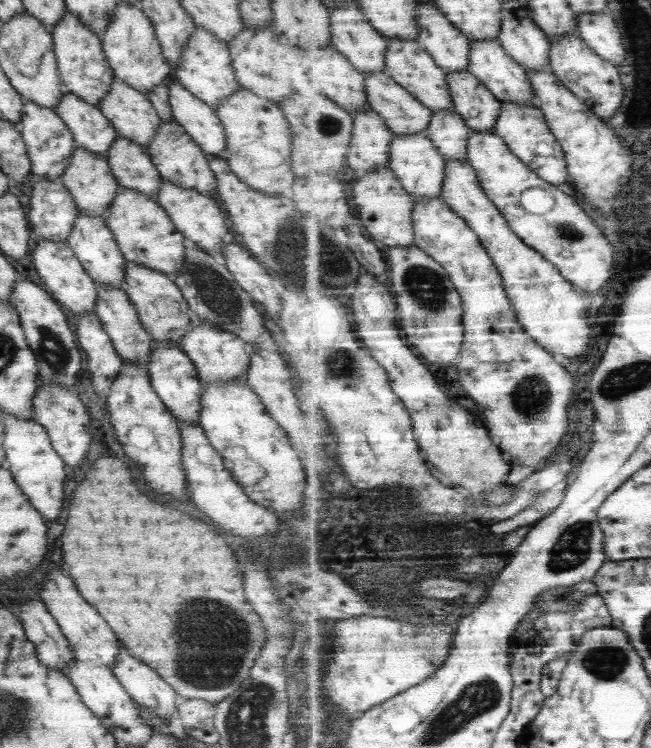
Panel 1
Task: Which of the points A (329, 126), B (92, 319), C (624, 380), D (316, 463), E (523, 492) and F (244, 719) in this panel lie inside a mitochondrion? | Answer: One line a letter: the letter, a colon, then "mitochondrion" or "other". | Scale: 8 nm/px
A: mitochondrion
B: other
C: mitochondrion
D: other
E: other
F: mitochondrion

